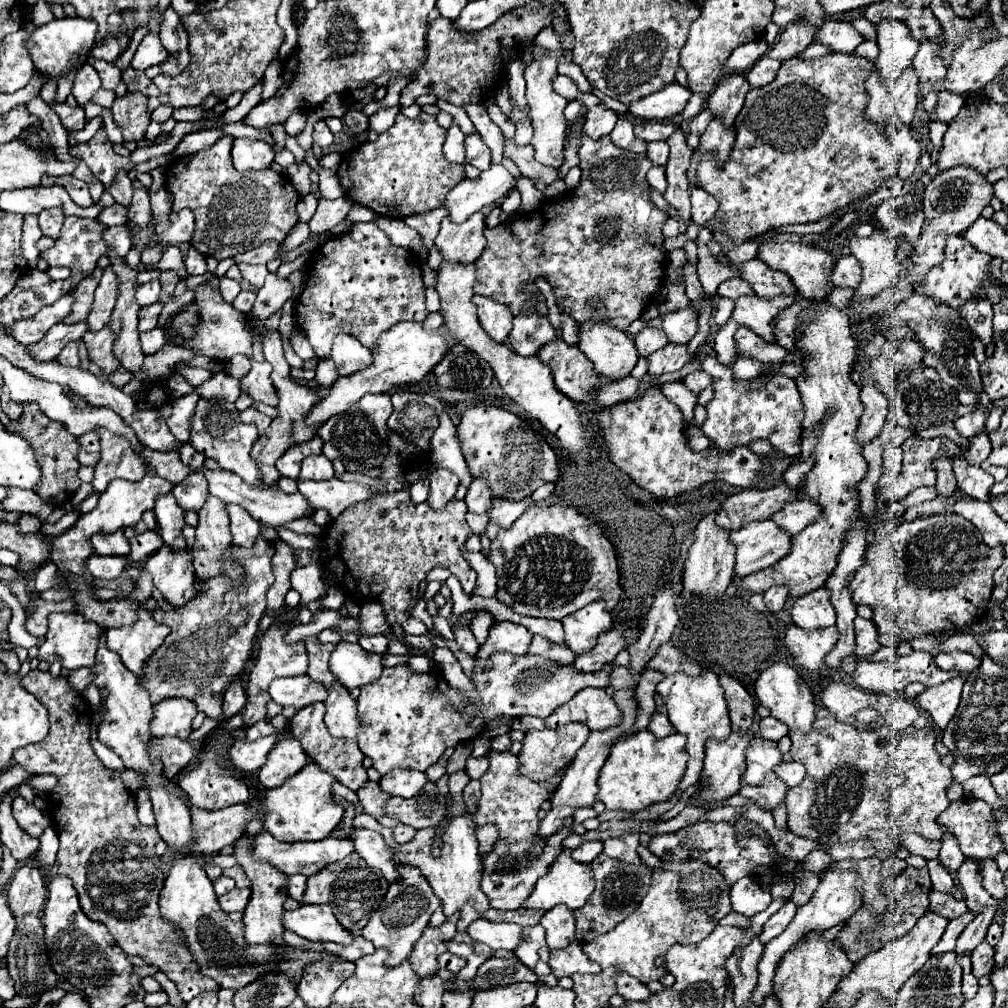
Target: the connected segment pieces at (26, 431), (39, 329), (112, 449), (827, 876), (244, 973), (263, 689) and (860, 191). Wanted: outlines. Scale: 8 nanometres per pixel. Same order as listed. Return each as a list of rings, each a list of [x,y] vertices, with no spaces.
[[[30,402],[30,404],[22,404],[22,416],[20,420],[14,420],[10,424],[4,426],[6,432],[10,434],[18,434],[20,438],[24,438],[30,448],[34,450],[34,456],[36,456],[36,462],[42,470],[42,480],[38,482],[38,486],[34,488],[34,492],[46,502],[46,504],[52,504],[52,506],[64,506],[72,494],[76,492],[76,488],[82,484],[80,478],[78,478],[78,468],[80,468],[80,462],[78,462],[78,450],[80,450],[80,444],[78,444],[78,438],[72,436],[70,432],[66,432],[66,428],[62,428],[62,424],[50,420],[38,404]]]
[[[66,294],[60,300],[56,300],[54,304],[42,308],[42,312],[36,312],[32,318],[18,320],[12,326],[4,326],[4,332],[12,336],[18,344],[26,344],[26,346],[36,344],[38,340],[42,340],[42,336],[46,336],[46,332],[54,324],[58,324],[60,320],[64,320],[70,314],[72,304],[74,304],[74,298]]]
[[[100,432],[102,440],[102,460],[94,468],[94,490],[104,492],[108,482],[114,478],[122,480],[142,480],[144,464],[134,456],[130,442],[122,436],[114,436],[112,432]]]
[[[828,868],[824,872],[824,878],[820,882],[820,886],[816,888],[816,894],[814,898],[806,904],[806,906],[800,906],[796,916],[792,918],[792,922],[788,924],[788,928],[776,936],[774,940],[770,940],[766,946],[764,946],[764,952],[762,952],[762,960],[758,962],[758,984],[752,992],[752,1000],[756,1006],[760,1006],[772,992],[772,976],[774,976],[774,970],[778,968],[780,960],[784,958],[786,952],[790,952],[804,936],[808,936],[810,932],[818,932],[818,930],[830,930],[832,926],[836,924],[842,924],[846,922],[858,908],[862,906],[862,896],[858,896],[858,892],[854,890],[854,872],[838,872],[838,870],[832,870]]]
[[[182,856],[180,860],[174,860],[174,864],[170,866],[170,874],[160,892],[160,914],[168,924],[172,924],[174,928],[182,932],[182,942],[190,950],[200,972],[216,980],[220,988],[232,988],[232,990],[240,990],[268,972],[280,972],[300,982],[302,970],[310,962],[316,962],[316,960],[356,962],[358,958],[372,954],[376,950],[362,936],[356,936],[354,944],[350,946],[338,946],[334,942],[324,942],[324,956],[322,952],[294,948],[294,946],[248,944],[244,940],[244,924],[232,922],[228,914],[220,908],[212,882],[206,876],[204,862],[202,858],[194,858],[194,856]]]
[[[280,620],[276,624],[272,624],[262,640],[260,640],[260,650],[258,650],[258,658],[256,658],[256,664],[248,676],[248,688],[246,688],[246,694],[248,694],[248,700],[246,700],[246,706],[244,710],[240,712],[242,720],[244,720],[244,726],[250,728],[252,724],[256,724],[258,720],[266,718],[266,704],[270,700],[270,694],[268,694],[268,686],[274,678],[278,676],[298,676],[298,674],[306,674],[306,668],[308,668],[308,656],[306,656],[306,648],[304,648],[304,642],[296,642],[296,644],[286,644],[284,642],[284,634],[292,628],[292,620]]]
[[[830,54],[830,56],[824,56],[820,60],[786,60],[782,62],[780,70],[778,70],[778,76],[774,80],[774,84],[768,84],[766,88],[752,88],[746,96],[746,102],[744,102],[744,108],[742,112],[738,114],[736,118],[736,142],[734,142],[734,148],[730,152],[730,158],[726,162],[720,162],[716,156],[710,156],[710,154],[704,154],[702,160],[698,162],[696,166],[696,180],[698,180],[698,186],[708,192],[710,196],[714,196],[718,200],[718,210],[714,214],[716,222],[708,222],[706,228],[712,230],[712,232],[722,232],[726,234],[734,244],[742,244],[754,236],[760,236],[772,228],[778,228],[778,226],[788,226],[788,224],[808,224],[808,222],[816,222],[820,220],[822,216],[828,216],[832,214],[834,210],[850,204],[852,200],[864,196],[864,194],[872,194],[880,188],[880,184],[890,178],[892,174],[896,174],[896,166],[898,166],[898,156],[896,152],[892,150],[890,142],[886,140],[884,136],[884,128],[880,128],[880,124],[874,124],[870,120],[866,120],[862,116],[862,110],[866,108],[866,100],[868,100],[868,92],[864,88],[864,82],[866,78],[870,76],[870,72],[874,70],[874,62],[862,58],[862,56],[848,56],[848,54]]]

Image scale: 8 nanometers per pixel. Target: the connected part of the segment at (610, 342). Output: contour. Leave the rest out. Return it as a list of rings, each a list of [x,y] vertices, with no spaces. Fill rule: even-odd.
[[[586,324],[586,328],[580,330],[580,350],[588,356],[600,376],[612,380],[626,378],[638,362],[634,342],[626,332],[608,324]]]

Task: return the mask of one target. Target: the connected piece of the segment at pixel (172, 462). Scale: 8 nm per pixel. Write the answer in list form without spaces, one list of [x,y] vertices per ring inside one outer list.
[[[142,448],[142,452],[146,452],[146,460],[150,460],[150,466],[158,472],[160,478],[170,480],[170,484],[180,484],[188,474],[192,474],[188,470],[188,466],[184,466],[180,462],[178,450],[174,452],[150,452],[148,448]]]

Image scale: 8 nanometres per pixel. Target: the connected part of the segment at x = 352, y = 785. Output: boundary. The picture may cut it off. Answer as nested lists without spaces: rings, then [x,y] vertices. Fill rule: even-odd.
[[[318,702],[314,706],[306,706],[306,708],[302,708],[294,714],[294,718],[292,718],[292,736],[296,740],[300,740],[308,758],[312,758],[324,772],[332,774],[338,782],[342,782],[350,790],[356,792],[368,780],[366,770],[362,768],[364,754],[360,752],[360,748],[344,748],[344,740],[334,738],[328,732],[328,728],[324,724],[324,704],[322,702]]]

